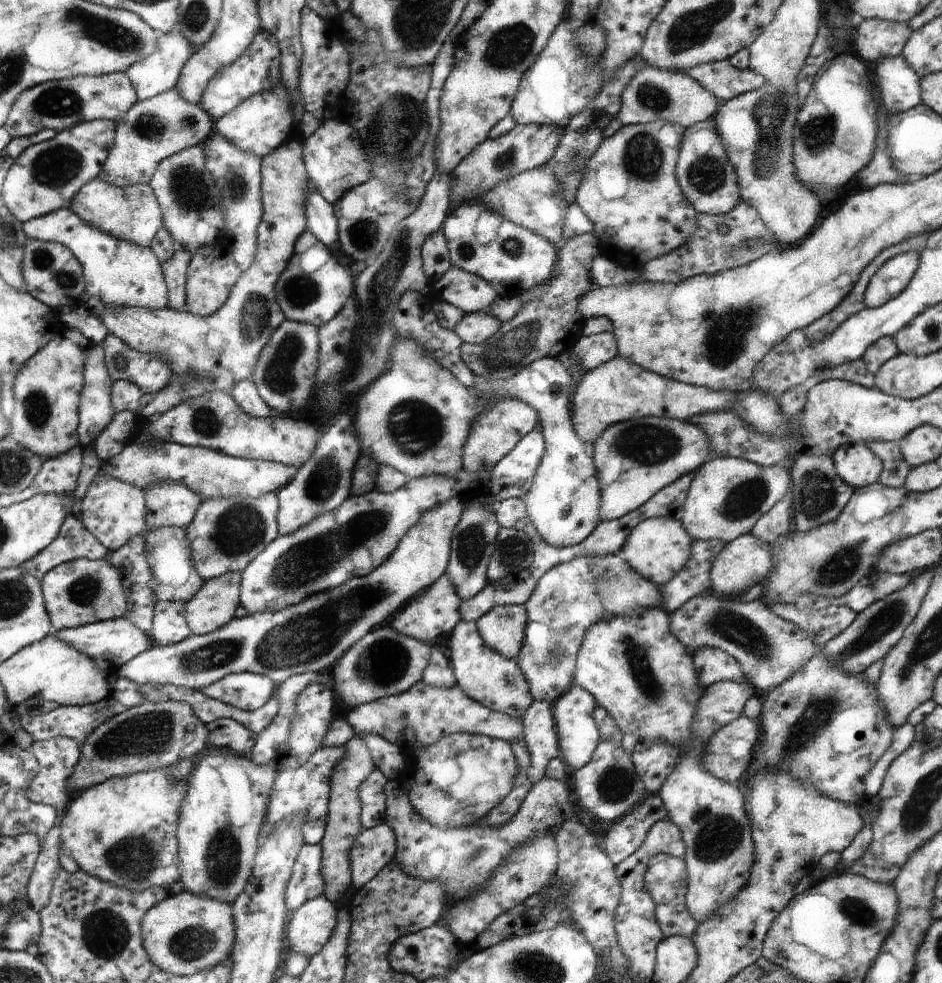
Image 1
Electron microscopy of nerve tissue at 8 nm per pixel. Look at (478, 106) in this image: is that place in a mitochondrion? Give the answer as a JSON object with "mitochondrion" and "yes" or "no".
{"mitochondrion":"no"}

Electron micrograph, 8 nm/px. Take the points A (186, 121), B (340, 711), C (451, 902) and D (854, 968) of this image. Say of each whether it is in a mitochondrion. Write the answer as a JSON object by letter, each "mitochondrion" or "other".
{"A":"mitochondrion","B":"other","C":"other","D":"other"}

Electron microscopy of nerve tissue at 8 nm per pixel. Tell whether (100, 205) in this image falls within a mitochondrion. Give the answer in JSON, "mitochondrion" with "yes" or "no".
{"mitochondrion":"no"}

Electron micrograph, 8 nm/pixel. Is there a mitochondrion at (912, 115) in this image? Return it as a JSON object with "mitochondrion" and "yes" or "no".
{"mitochondrion":"no"}

